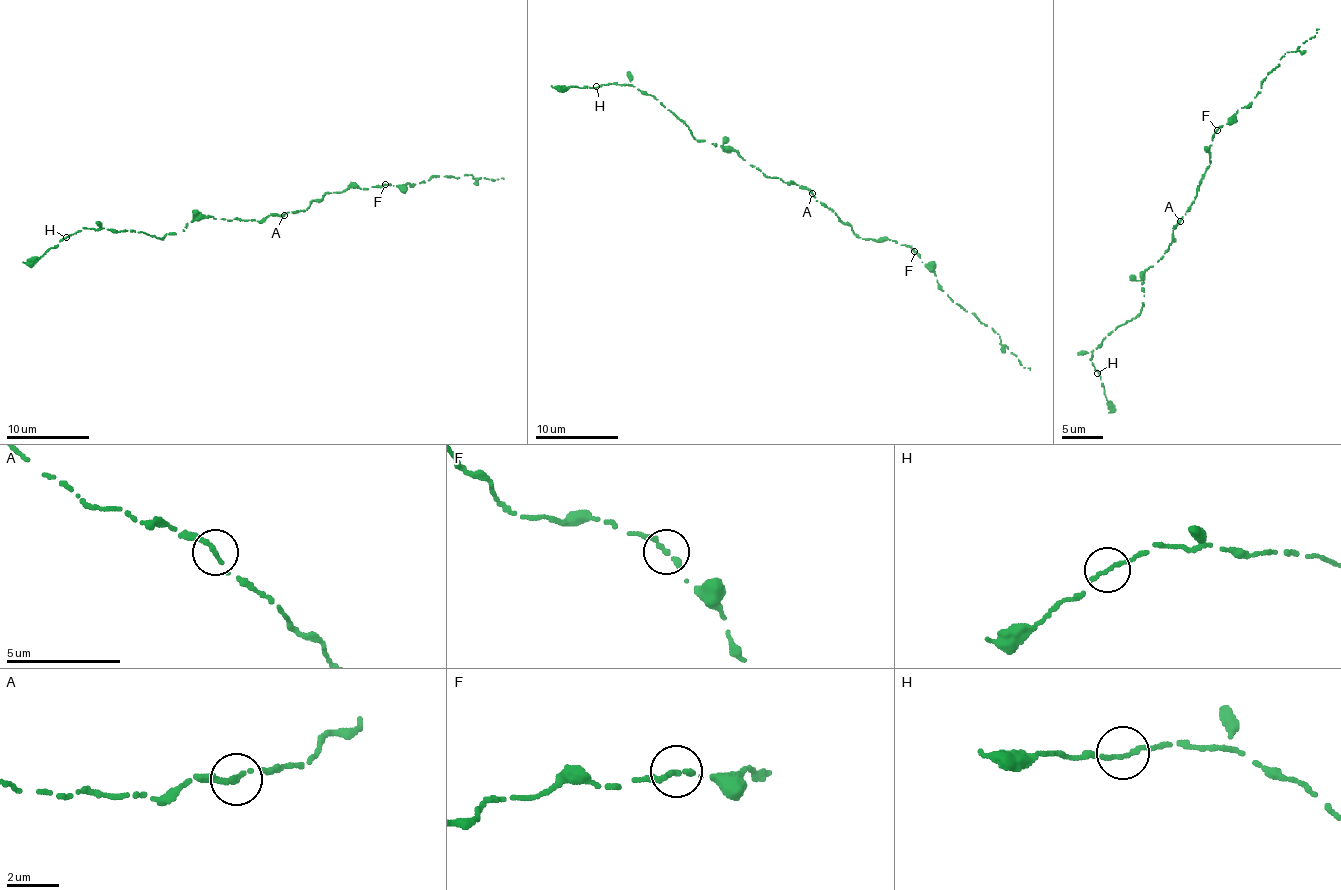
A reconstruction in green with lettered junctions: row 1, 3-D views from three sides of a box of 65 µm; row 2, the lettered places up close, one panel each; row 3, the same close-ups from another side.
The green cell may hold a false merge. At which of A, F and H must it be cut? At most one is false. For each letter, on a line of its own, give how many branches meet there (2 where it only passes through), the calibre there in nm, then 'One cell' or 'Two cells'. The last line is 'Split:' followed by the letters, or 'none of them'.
A: Branches: 1. Thickness 300 nm. One cell
F: Branches: 1. Thickness 300 nm. One cell
H: Branches: 1. Thickness 240 nm. One cell
Split: none of them

